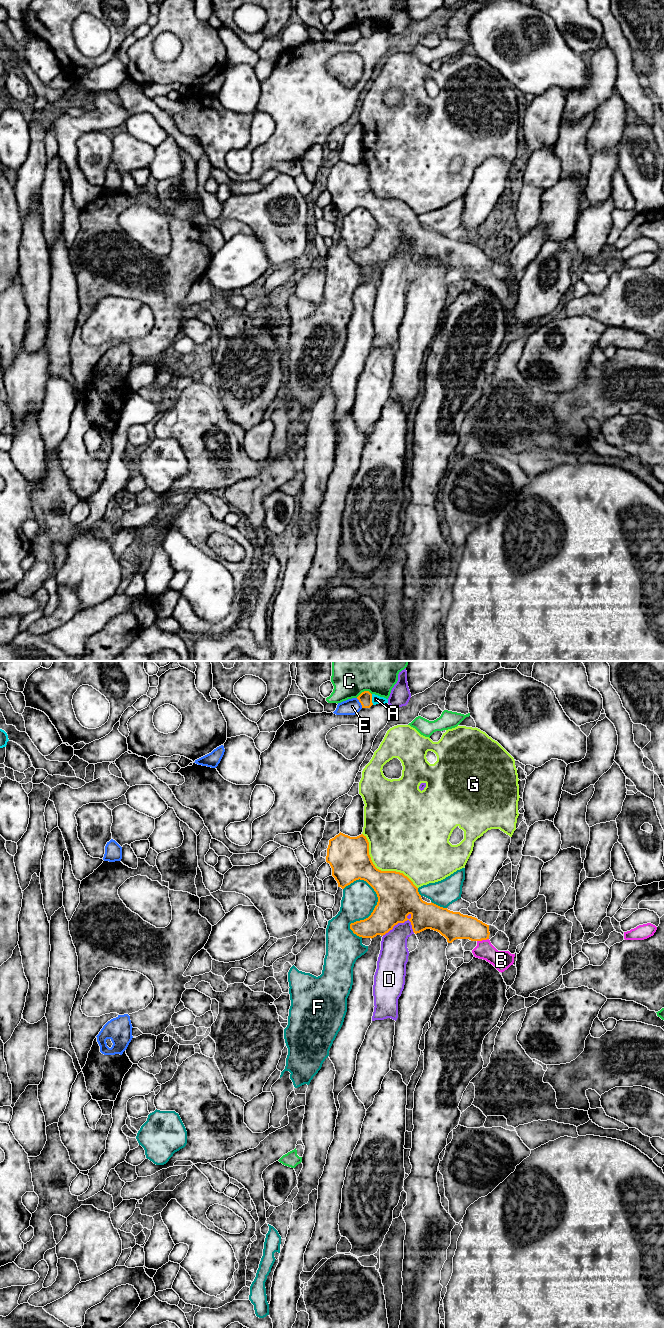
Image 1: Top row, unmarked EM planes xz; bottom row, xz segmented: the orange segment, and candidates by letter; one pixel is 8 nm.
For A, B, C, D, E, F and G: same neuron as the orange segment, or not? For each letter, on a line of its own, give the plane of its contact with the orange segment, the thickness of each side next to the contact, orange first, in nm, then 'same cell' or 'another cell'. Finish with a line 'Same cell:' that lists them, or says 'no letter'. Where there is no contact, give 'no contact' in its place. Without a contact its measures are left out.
A: xz | 110/70 nm | another cell
B: xz | 220/160 nm | same cell
C: xz | 110/220 nm | another cell
D: xz | 320/220 nm | another cell
E: xz | 110/130 nm | another cell
F: xz | 320/280 nm | another cell
G: xz | 320/440 nm | another cell
Same cell: B

